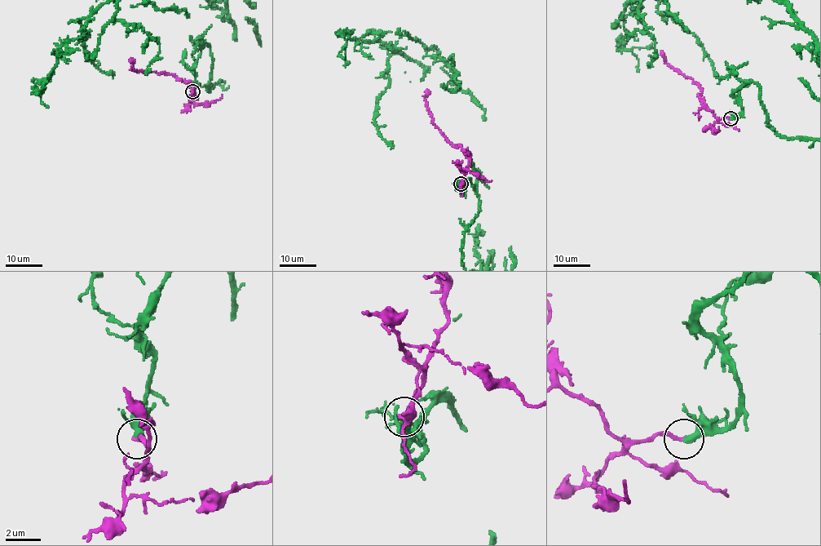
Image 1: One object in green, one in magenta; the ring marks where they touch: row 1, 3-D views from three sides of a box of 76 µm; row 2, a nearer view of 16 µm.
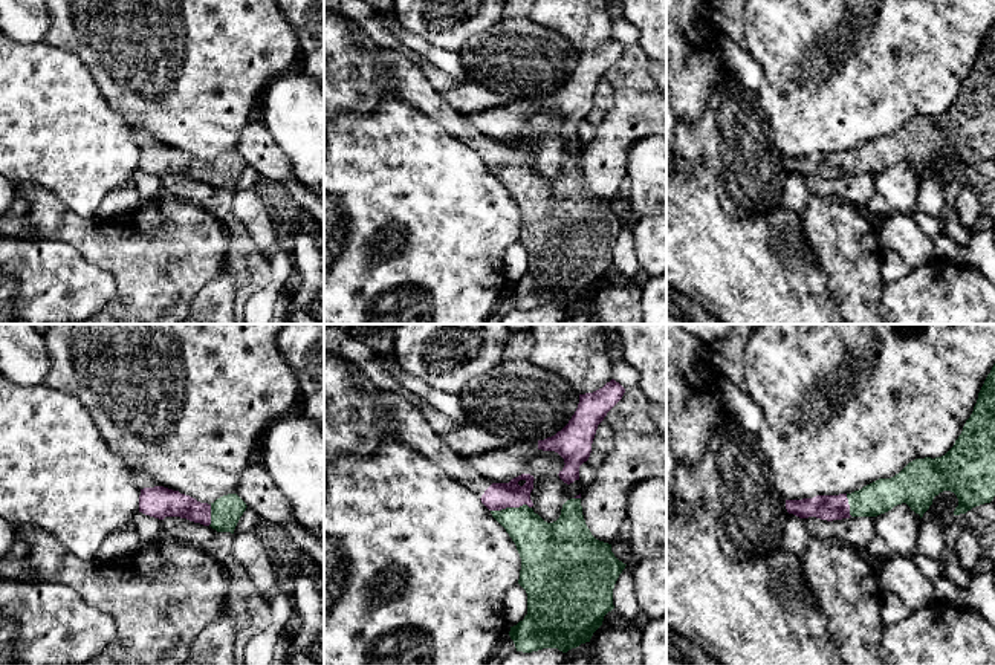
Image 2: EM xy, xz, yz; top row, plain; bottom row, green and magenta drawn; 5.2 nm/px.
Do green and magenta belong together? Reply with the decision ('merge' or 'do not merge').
merge

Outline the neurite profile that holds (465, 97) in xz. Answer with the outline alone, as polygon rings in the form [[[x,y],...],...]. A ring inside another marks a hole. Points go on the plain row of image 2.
[[[459,81],[439,95],[462,115],[501,107],[509,102],[507,98],[471,81]]]

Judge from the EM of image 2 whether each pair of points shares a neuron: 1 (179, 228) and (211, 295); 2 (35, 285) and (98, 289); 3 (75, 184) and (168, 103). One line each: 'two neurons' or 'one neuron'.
1: two neurons
2: one neuron
3: two neurons

